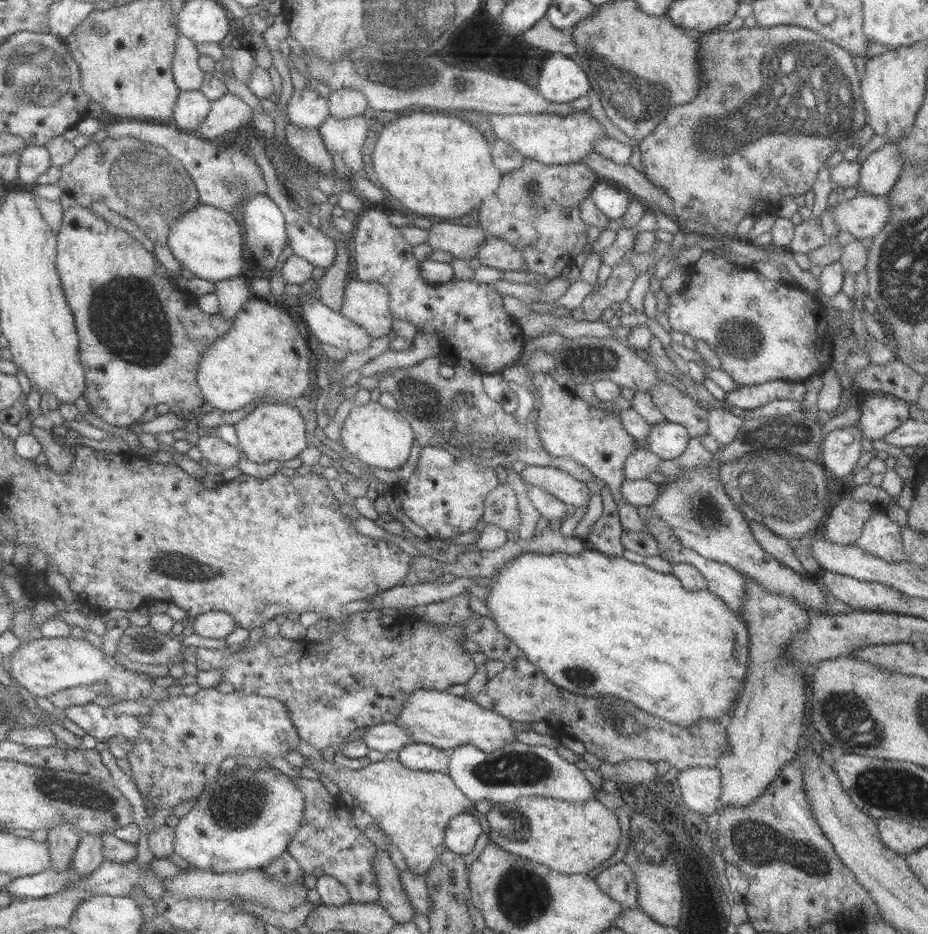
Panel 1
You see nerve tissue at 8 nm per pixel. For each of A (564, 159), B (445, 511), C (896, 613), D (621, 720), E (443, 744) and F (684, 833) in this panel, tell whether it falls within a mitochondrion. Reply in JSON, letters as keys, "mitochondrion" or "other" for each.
{"A":"other","B":"other","C":"other","D":"mitochondrion","E":"other","F":"other"}

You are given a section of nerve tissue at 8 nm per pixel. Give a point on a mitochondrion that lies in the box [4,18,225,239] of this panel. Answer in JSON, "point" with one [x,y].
{"point":[35,76]}

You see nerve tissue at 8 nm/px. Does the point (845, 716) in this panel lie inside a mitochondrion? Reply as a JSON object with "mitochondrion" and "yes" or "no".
{"mitochondrion":"yes"}

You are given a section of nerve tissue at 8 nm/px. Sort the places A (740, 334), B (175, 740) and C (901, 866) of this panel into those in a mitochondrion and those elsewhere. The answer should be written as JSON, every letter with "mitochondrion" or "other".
{"A":"mitochondrion","B":"other","C":"other"}

